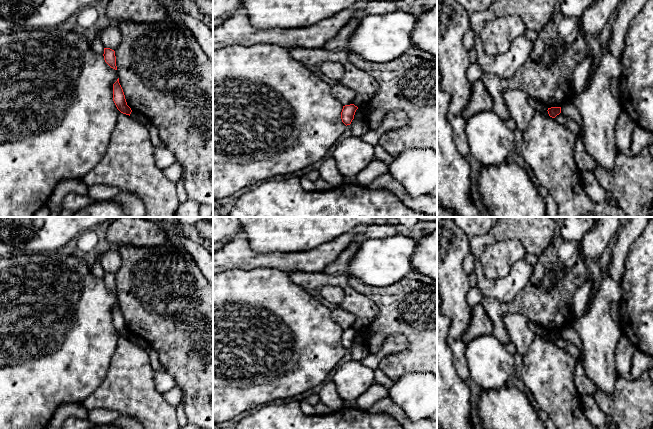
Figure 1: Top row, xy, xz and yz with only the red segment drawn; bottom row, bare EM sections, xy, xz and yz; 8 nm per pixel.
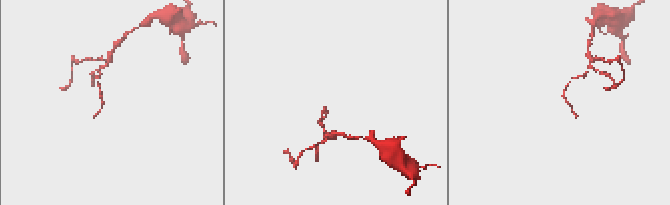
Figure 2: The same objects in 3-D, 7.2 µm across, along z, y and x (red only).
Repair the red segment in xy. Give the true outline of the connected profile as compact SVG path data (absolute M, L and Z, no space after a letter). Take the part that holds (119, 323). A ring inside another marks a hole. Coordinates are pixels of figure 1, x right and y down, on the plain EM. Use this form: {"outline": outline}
{"outline": "M119 302L117 305L113 308L113 325L117 331L117 333L126 339L131 338L132 334L131 332L127 329L125 319L123 316L123 313L119 307Z"}

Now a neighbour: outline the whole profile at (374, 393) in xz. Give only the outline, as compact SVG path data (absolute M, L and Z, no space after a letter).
M374 383L356 400L358 408L369 410L377 401L388 396L388 389L382 385Z

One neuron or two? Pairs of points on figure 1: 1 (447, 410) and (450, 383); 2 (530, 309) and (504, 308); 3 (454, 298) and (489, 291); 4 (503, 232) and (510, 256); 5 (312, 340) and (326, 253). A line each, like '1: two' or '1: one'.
1: one
2: one
3: two
4: two
5: two

